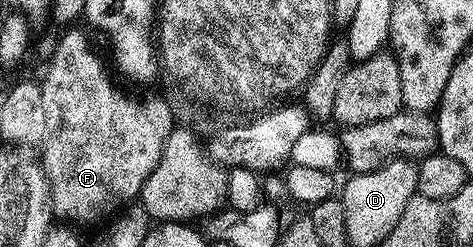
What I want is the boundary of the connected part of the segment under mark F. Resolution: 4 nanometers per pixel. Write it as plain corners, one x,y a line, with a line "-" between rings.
78,26
67,27
63,32
66,33
59,38
58,45
50,56
46,77
41,77
40,80
44,115
48,117
48,130
40,159
50,183
53,215
59,221
83,226
82,224
94,224
105,216
113,217
119,210
139,199
148,174
152,174
152,170
156,170
156,162
160,162
164,142
176,127
176,120
164,97
129,96
128,93
121,92
114,85
105,62
94,53
89,38

